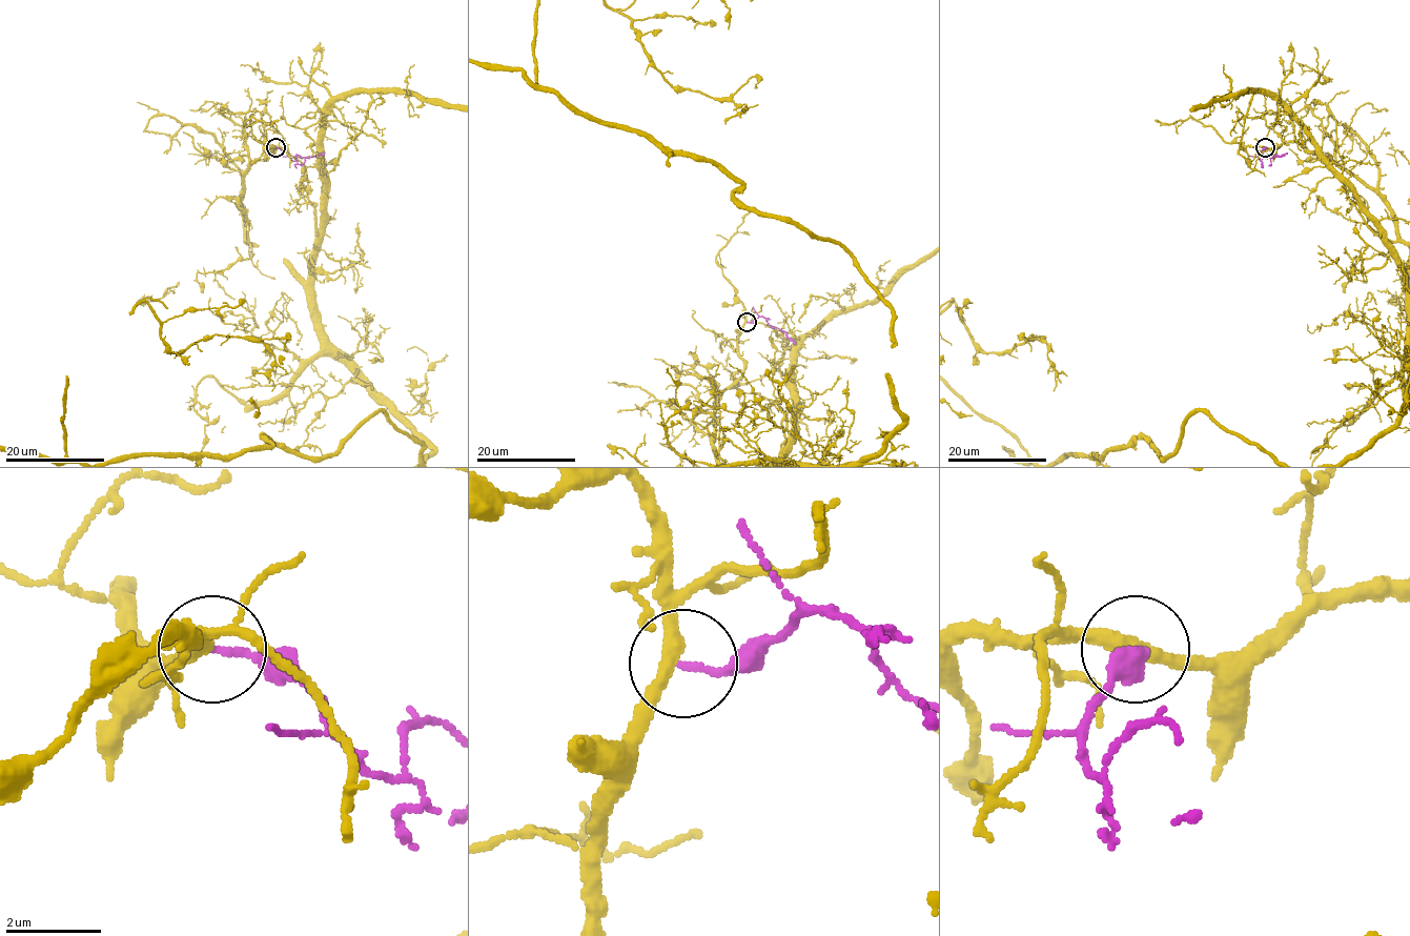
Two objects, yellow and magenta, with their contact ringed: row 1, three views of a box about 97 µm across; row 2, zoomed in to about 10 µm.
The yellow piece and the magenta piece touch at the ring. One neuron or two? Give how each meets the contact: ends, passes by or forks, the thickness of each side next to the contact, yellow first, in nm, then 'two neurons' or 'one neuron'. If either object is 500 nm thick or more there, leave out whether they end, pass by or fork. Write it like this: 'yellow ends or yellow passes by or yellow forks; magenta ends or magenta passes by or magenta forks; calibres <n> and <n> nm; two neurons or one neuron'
yellow passes by; magenta ends; calibres 320 and 150 nm; two neurons

